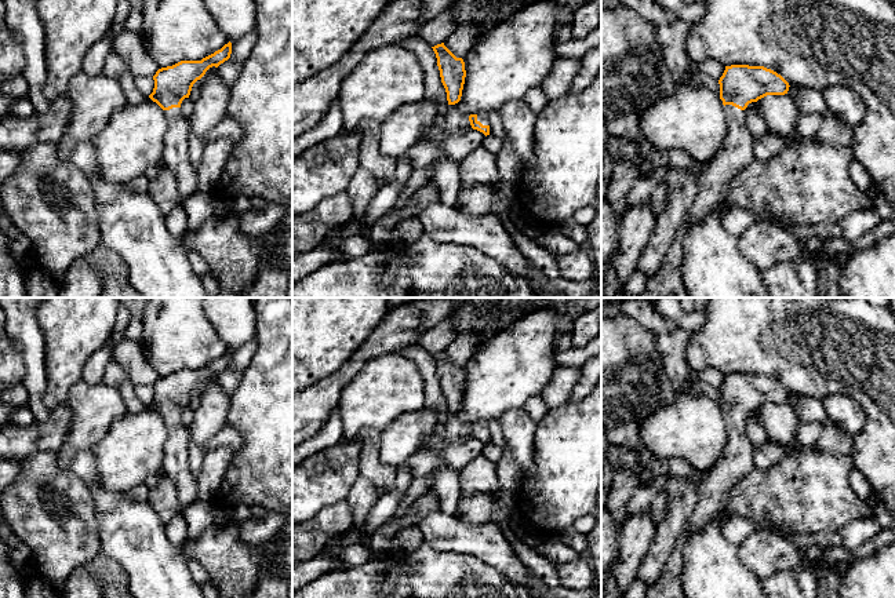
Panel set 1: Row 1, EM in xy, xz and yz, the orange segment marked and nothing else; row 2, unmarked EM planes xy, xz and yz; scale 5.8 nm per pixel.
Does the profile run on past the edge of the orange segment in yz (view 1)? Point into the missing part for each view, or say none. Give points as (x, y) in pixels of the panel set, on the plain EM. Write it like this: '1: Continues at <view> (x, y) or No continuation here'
1: Continues at yz (737, 462)

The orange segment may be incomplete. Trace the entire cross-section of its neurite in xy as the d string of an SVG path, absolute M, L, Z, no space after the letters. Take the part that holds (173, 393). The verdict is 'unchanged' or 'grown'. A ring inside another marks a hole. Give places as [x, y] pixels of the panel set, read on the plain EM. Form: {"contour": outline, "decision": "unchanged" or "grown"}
{"contour": "M229 350L201 369L181 369L172 375L159 378L153 384L154 397L149 406L164 419L168 430L161 474L174 482L182 511L197 499L197 478L189 467L190 437L189 430L182 423L181 412L185 406L189 406L193 393L210 376L218 376L228 369L230 362L232 351Z", "decision": "grown"}

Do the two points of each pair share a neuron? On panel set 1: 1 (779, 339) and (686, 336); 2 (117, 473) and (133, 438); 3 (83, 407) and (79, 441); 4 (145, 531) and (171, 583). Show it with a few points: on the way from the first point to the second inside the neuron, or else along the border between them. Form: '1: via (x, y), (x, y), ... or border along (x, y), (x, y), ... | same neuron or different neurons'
1: border along (692, 332), (687, 350), (687, 364), (691, 369) | different neurons
2: via (122, 465), (133, 447) | same neuron
3: via (83, 415), (83, 433) | same neuron
4: via (145, 543), (145, 554), (159, 571) | same neuron

